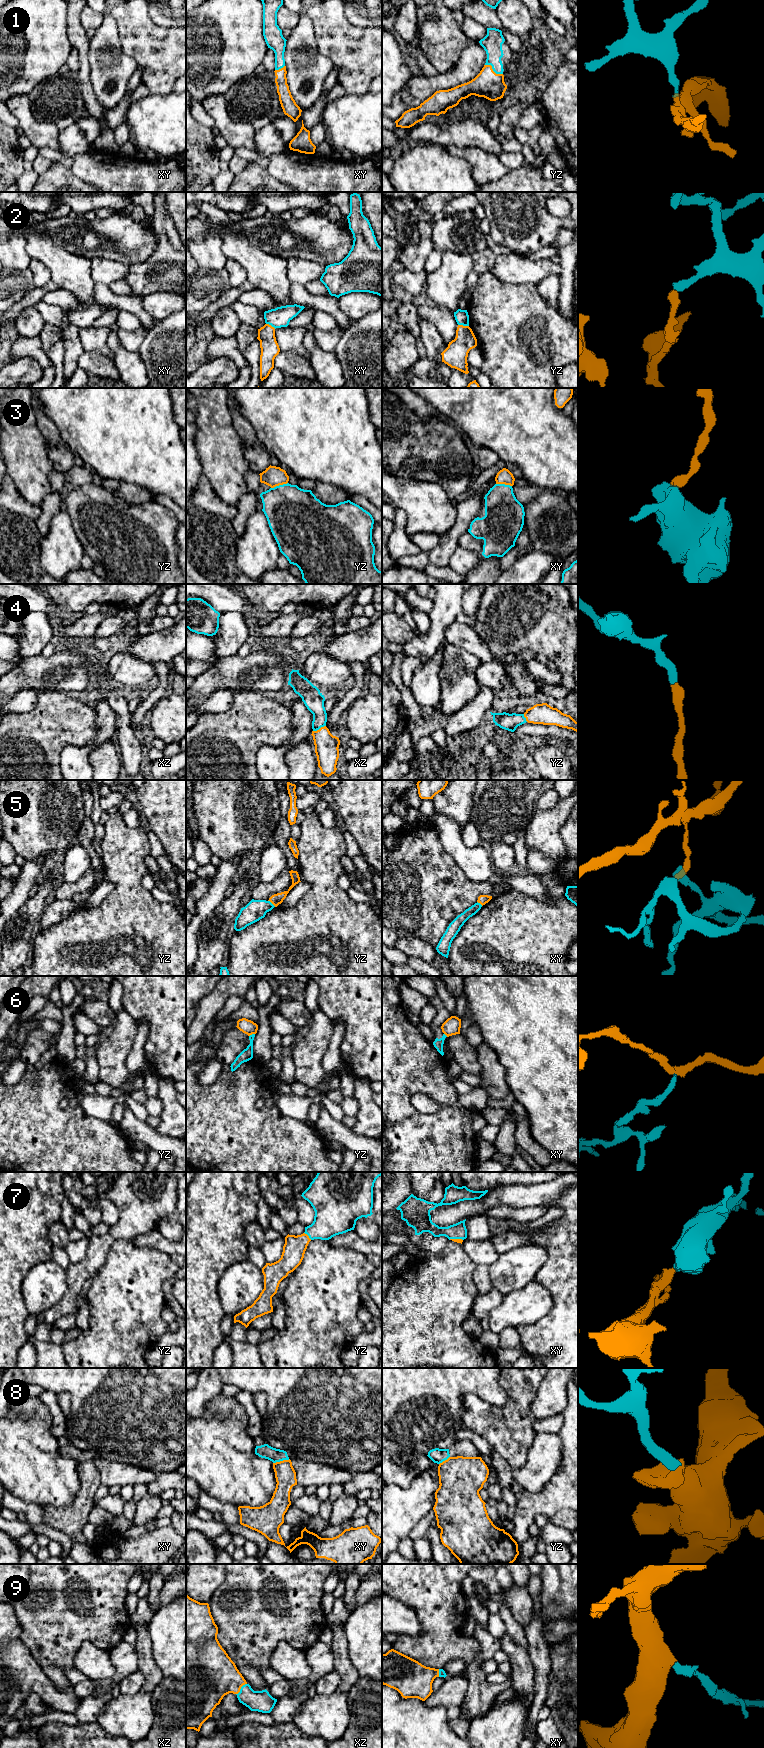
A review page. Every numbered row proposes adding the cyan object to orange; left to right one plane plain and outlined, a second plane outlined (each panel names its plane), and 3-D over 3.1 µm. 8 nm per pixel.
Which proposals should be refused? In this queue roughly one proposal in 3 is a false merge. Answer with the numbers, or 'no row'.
2, 3, 5, 6, 8

